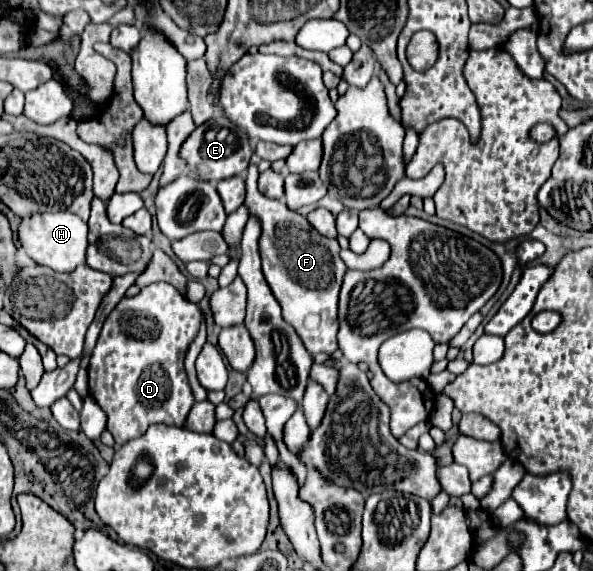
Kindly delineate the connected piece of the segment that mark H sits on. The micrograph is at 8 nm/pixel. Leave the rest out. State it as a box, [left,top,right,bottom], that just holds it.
[18,212,88,272]

